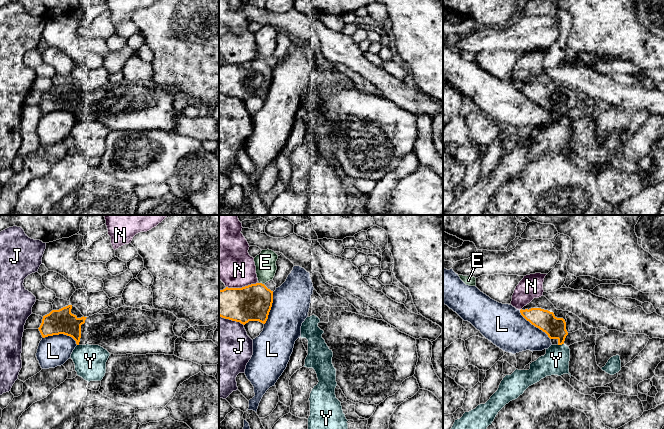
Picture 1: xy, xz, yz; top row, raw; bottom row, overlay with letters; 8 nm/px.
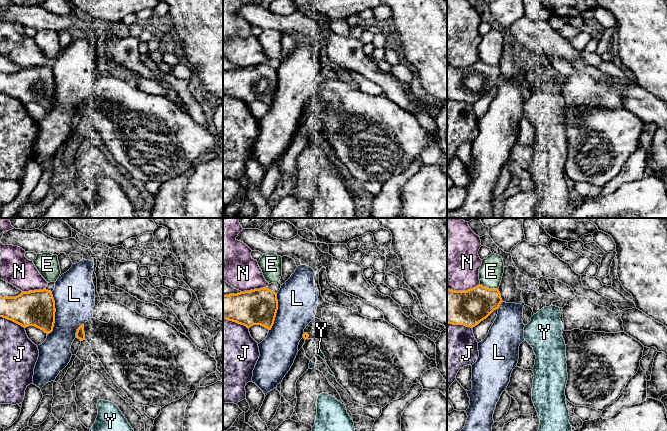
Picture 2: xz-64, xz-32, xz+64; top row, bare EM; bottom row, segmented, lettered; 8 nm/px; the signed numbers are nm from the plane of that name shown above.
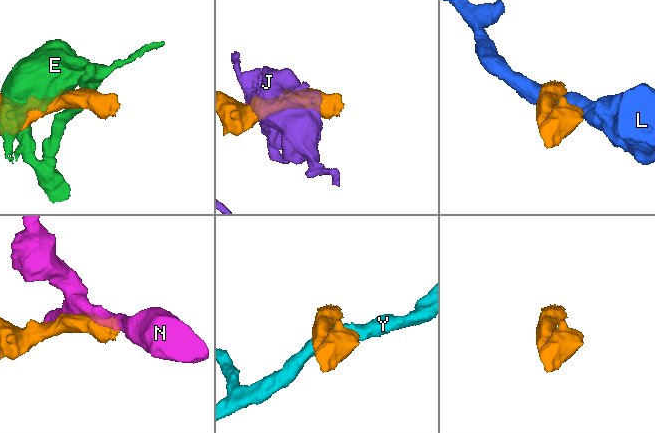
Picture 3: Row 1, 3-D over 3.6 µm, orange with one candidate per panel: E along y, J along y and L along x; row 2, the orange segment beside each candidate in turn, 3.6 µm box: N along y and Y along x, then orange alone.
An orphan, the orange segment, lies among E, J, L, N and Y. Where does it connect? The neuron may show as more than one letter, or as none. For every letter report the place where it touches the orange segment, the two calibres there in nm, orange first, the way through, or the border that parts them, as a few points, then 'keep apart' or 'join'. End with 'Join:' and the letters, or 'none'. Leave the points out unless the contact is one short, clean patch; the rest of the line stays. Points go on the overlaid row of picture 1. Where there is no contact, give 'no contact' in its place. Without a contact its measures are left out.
E: contact xz (261, 283); calibres 280 and 170 nm; keep apart
J: contact xz (231, 319); calibres 280 and 480 nm; keep apart
L: contact xy (61, 333); calibres 200 and 240 nm; keep apart
N: contact xz (242, 287); calibres 280 and 340 nm; keep apart
Y: contact yz (560, 344); calibres 170 and 200 nm; keep apart
Join: none

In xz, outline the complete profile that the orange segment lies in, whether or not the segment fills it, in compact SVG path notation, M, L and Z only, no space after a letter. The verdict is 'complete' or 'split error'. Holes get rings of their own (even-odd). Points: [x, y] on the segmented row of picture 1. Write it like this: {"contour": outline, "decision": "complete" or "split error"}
{"contour": "M262 283L219 290L219 316L243 325L249 321L265 324L272 303L273 291Z", "decision": "complete"}

